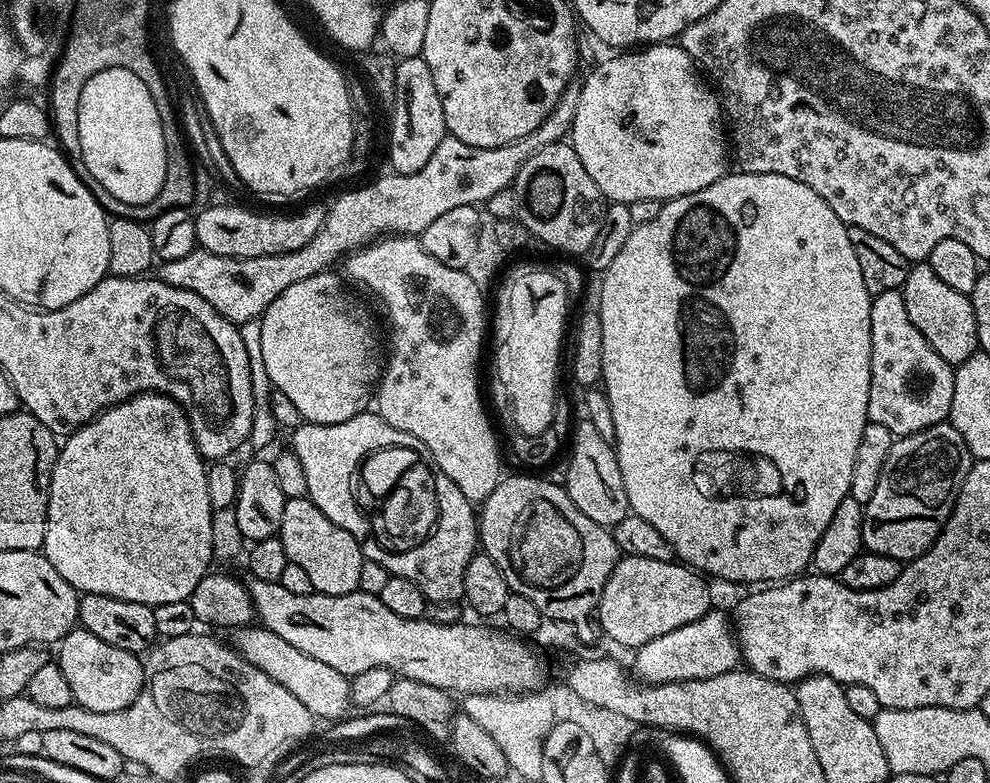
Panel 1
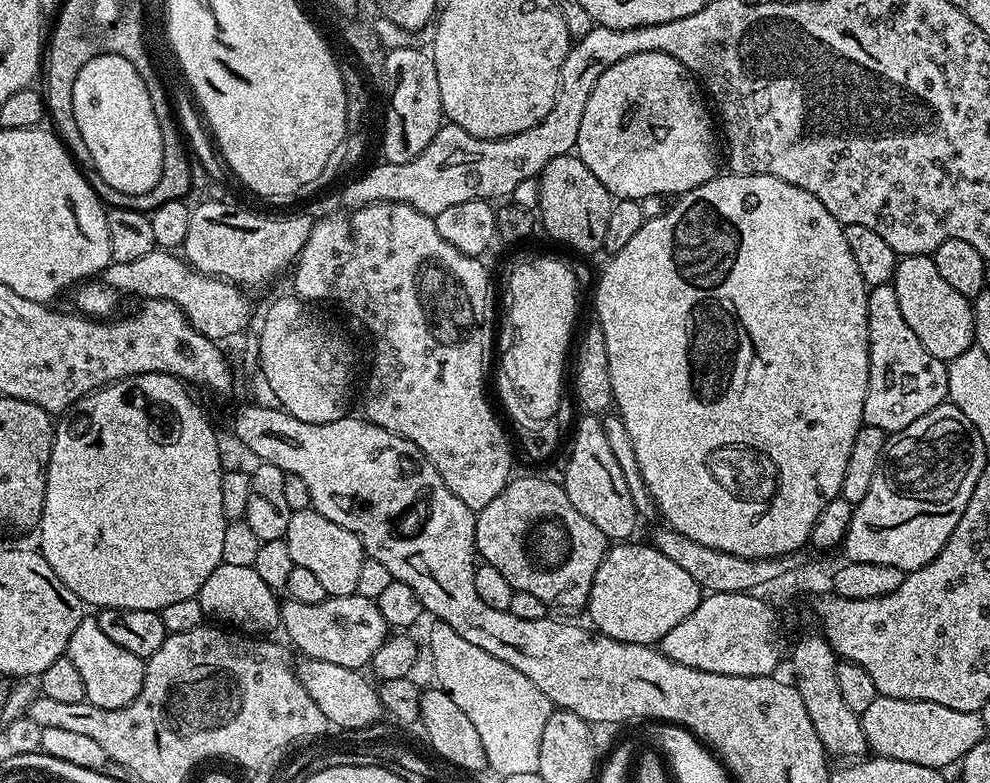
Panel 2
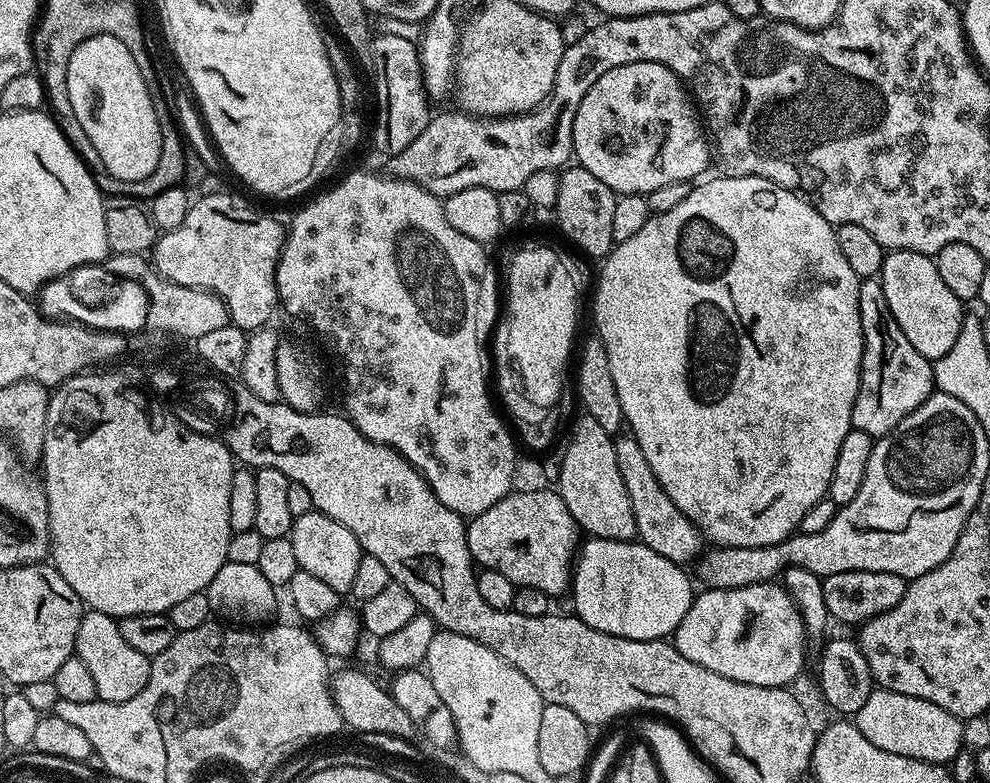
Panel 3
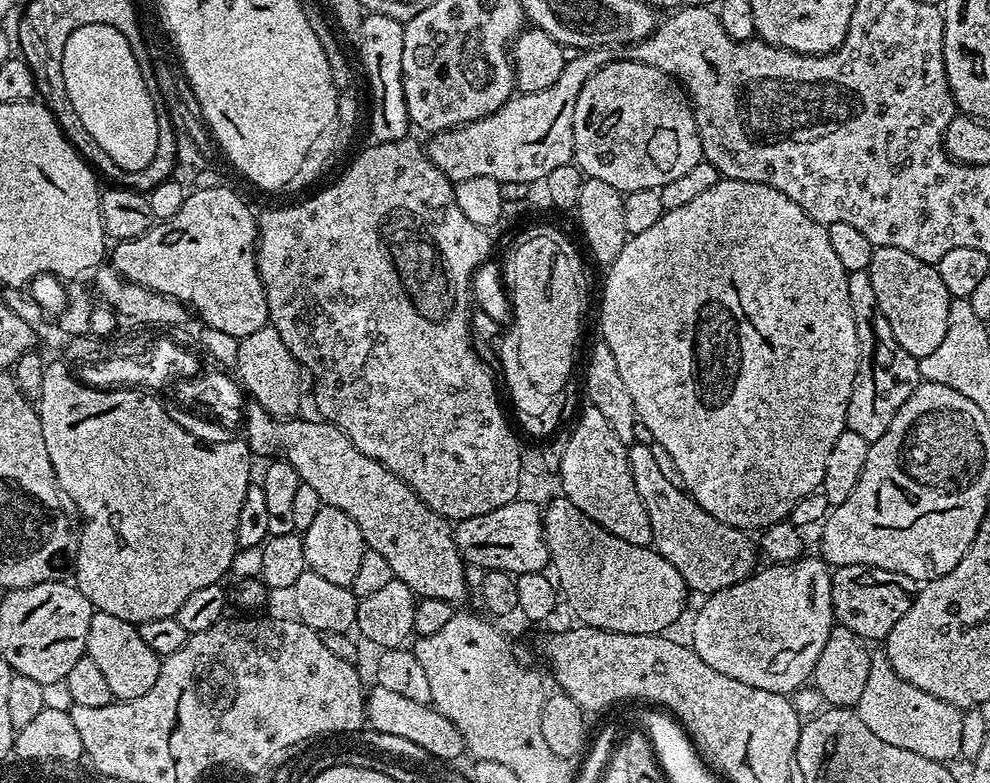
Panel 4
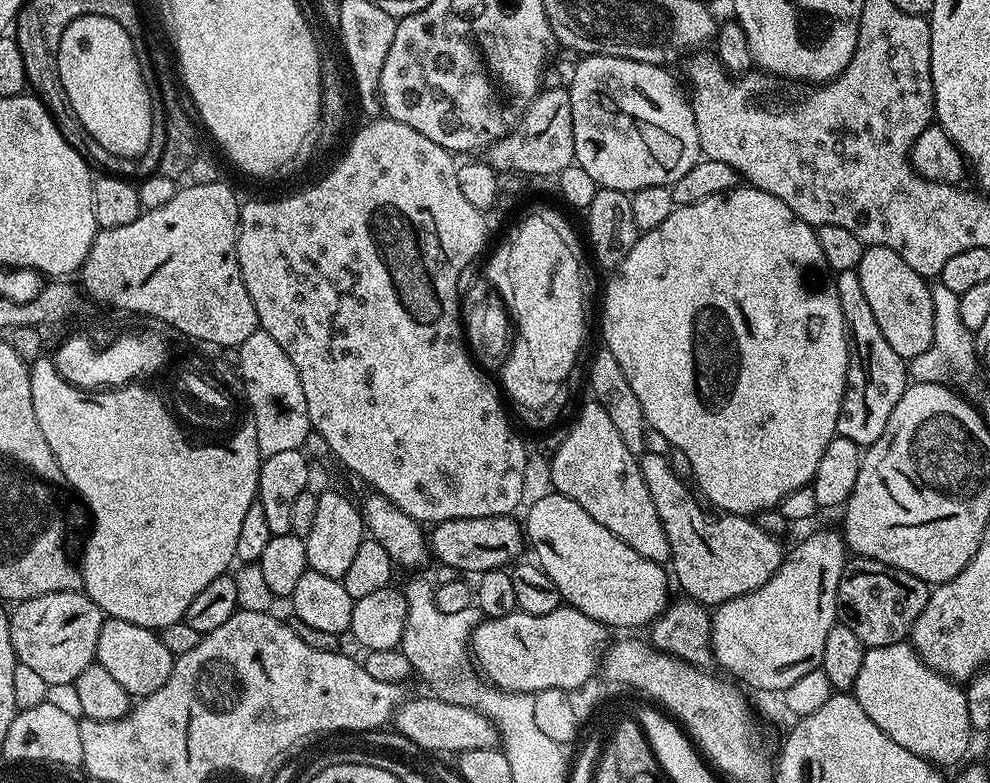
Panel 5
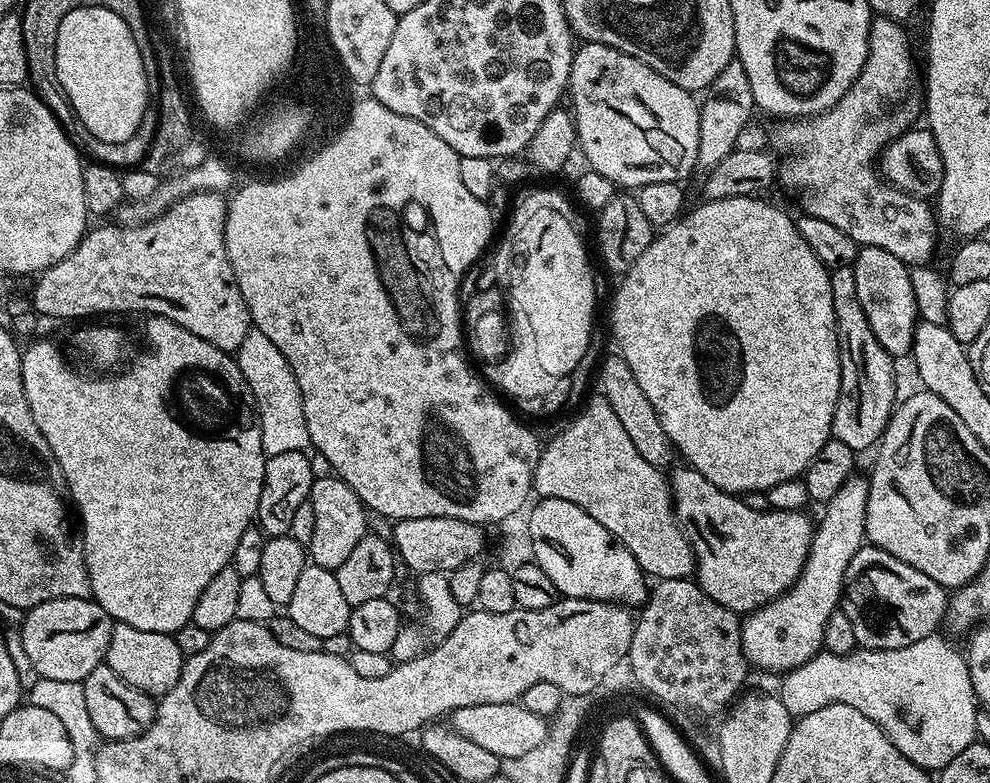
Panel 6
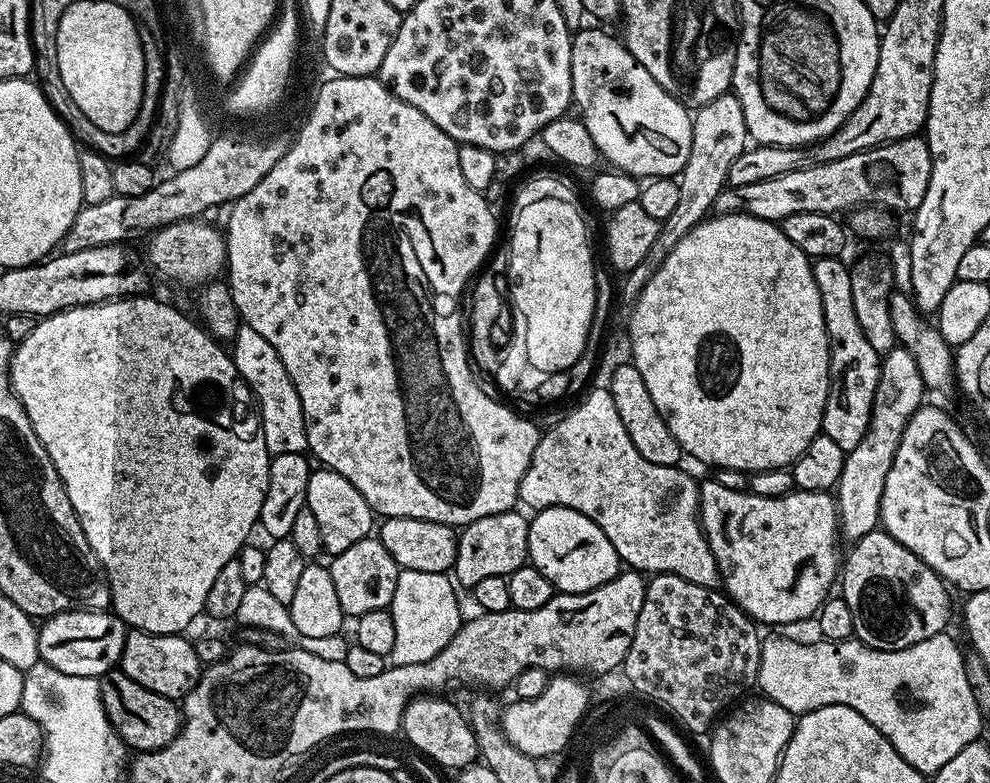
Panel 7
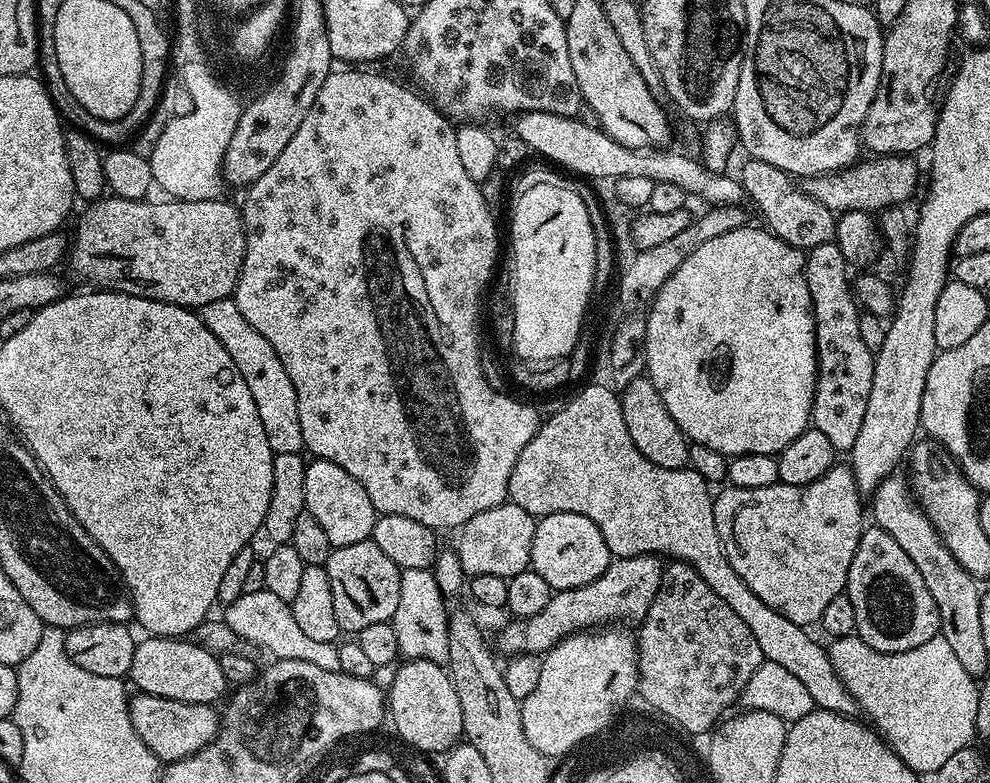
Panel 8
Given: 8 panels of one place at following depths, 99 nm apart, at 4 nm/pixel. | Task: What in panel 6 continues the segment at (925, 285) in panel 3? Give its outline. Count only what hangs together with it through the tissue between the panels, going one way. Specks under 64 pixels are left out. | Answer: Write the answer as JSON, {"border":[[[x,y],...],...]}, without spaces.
{"border":[[[870,246],[857,251],[856,261],[850,267],[854,270],[854,283],[858,286],[858,302],[866,314],[866,322],[870,322],[874,338],[893,358],[907,357],[912,350],[912,335],[918,323],[909,265],[894,258],[890,250]]]}

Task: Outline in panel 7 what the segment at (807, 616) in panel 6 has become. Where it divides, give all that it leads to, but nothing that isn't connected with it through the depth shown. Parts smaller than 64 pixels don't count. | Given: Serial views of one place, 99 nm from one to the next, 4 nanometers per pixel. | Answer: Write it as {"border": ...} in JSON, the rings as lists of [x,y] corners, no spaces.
{"border":[[[897,346],[883,353],[880,361],[879,390],[874,396],[874,406],[870,414],[870,426],[866,438],[854,446],[844,458],[842,478],[836,483],[834,495],[840,509],[840,534],[845,541],[861,540],[866,534],[877,531],[880,524],[882,490],[886,486],[886,474],[898,452],[898,442],[902,440],[902,430],[910,422],[913,412],[925,403],[922,391],[923,380],[918,364],[910,350]]]}

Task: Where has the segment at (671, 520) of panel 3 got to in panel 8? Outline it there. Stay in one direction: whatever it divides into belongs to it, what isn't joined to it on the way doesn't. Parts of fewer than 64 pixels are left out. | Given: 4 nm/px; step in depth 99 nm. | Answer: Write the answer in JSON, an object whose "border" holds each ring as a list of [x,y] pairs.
{"border":[[[837,462],[822,478],[806,486],[778,483],[758,490],[731,486],[725,489],[725,492],[715,493],[712,505],[718,538],[722,538],[730,566],[738,570],[738,578],[742,578],[742,582],[746,582],[746,586],[766,602],[766,606],[778,610],[795,624],[815,625],[822,618],[826,605],[847,589],[850,562],[854,562],[854,550],[858,550],[860,535],[866,527],[866,508],[860,505],[861,497],[851,467]]]}

